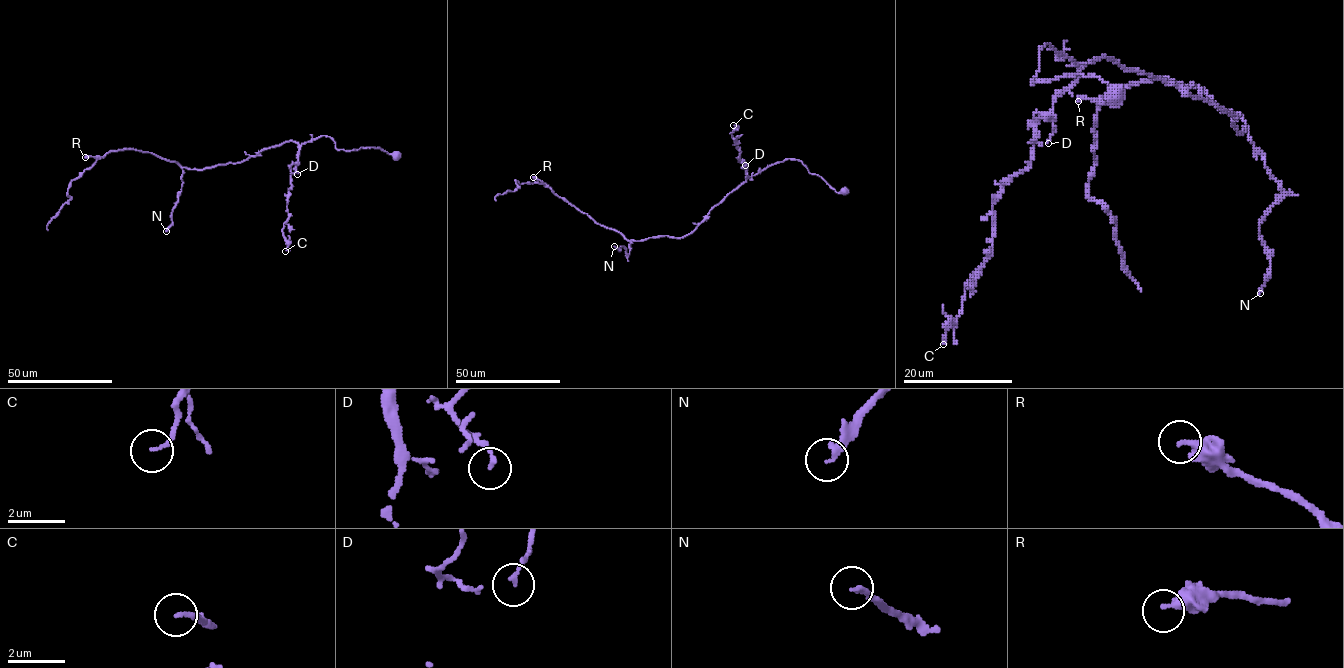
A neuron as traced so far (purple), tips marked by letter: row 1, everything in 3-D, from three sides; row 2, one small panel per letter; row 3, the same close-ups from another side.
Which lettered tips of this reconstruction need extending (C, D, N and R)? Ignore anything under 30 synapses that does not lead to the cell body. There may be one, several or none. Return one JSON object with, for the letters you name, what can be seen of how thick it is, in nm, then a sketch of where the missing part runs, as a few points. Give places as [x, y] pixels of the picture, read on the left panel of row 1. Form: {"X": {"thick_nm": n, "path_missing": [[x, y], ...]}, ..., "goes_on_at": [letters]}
{"N": {"thick_nm": 200, "path_missing": [[166, 231], [164, 246], [145, 258], [146, 271], [139, 277]]}, "goes_on_at": ["N"]}

